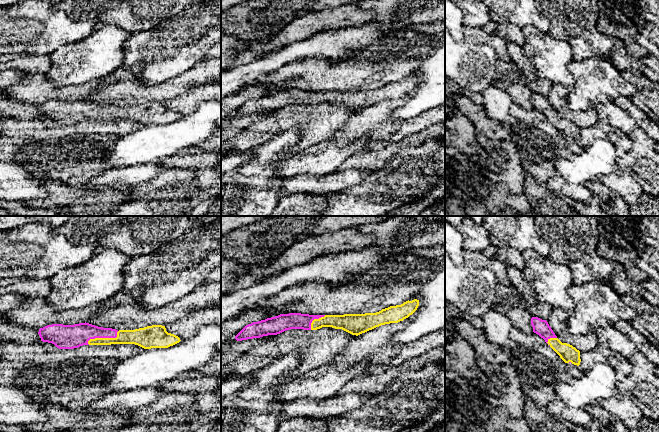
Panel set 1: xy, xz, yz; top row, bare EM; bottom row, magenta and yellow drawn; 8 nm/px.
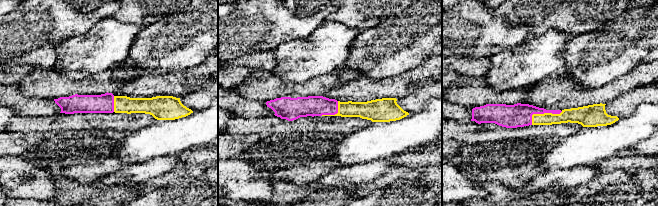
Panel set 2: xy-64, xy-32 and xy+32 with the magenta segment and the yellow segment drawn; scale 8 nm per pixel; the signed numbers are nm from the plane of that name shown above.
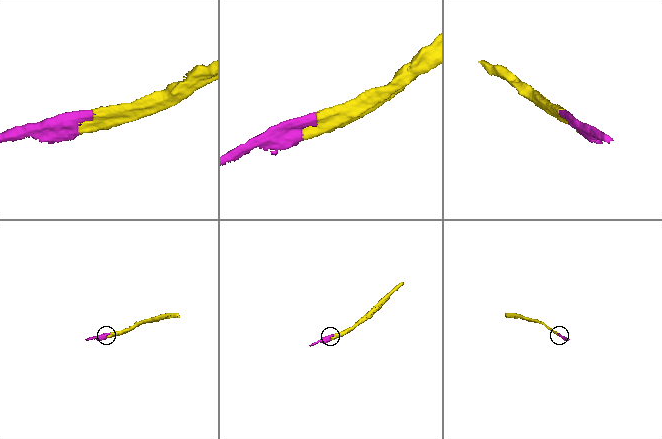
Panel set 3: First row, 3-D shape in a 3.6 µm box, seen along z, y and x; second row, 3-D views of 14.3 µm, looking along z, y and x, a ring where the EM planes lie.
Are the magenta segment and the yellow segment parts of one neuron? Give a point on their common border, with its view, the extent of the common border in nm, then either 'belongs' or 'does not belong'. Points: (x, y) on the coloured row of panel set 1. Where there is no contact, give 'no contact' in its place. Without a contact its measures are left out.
xy (103, 337) | 280 nm | belongs

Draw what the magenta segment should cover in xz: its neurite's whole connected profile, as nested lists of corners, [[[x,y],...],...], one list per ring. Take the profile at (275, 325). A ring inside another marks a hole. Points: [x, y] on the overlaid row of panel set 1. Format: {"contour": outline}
{"contour": [[[419,300],[406,301],[376,313],[344,315],[309,315],[301,313],[280,314],[246,325],[236,336],[237,341],[277,335],[290,329],[317,330],[322,327],[342,329],[360,335],[381,325],[398,323],[412,315]]]}

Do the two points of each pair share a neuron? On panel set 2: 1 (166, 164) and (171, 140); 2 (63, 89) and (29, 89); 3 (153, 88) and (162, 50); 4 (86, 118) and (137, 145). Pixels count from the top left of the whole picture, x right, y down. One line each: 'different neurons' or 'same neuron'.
1: different neurons
2: same neuron
3: different neurons
4: different neurons

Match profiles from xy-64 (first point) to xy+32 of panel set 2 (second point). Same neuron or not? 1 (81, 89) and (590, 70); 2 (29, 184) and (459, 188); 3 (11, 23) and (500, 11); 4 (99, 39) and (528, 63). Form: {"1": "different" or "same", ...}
{"1": "different", "2": "same", "3": "different", "4": "same"}

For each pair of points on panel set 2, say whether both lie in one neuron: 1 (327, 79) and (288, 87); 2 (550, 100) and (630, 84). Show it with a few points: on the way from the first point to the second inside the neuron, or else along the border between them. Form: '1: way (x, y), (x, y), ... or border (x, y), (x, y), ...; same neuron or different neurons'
1: way (317, 86), (298, 88); same neuron
2: way (570, 96), (596, 96), (610, 91); same neuron

